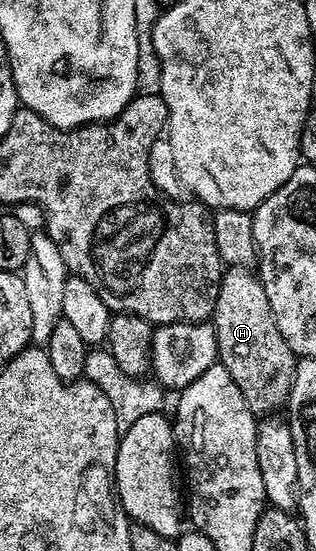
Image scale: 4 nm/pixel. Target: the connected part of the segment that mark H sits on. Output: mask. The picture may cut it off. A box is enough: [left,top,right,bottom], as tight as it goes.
[211,266,299,417]

